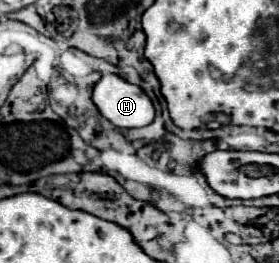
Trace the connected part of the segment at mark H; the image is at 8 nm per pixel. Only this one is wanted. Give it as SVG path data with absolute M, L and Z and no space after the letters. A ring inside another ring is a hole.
M103 75L93 87L93 103L115 127L145 127L153 121L155 109L141 87L127 83L119 75Z

